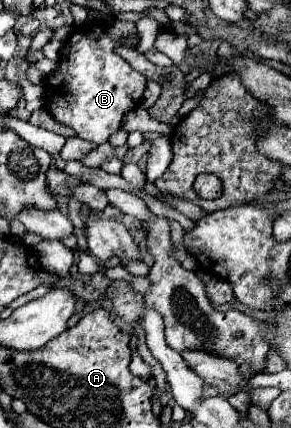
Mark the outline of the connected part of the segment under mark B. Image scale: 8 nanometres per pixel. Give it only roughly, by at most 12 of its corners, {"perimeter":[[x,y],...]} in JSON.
{"perimeter":[[90,23],[46,77],[48,111],[104,143],[146,77],[114,49],[138,43]]}

